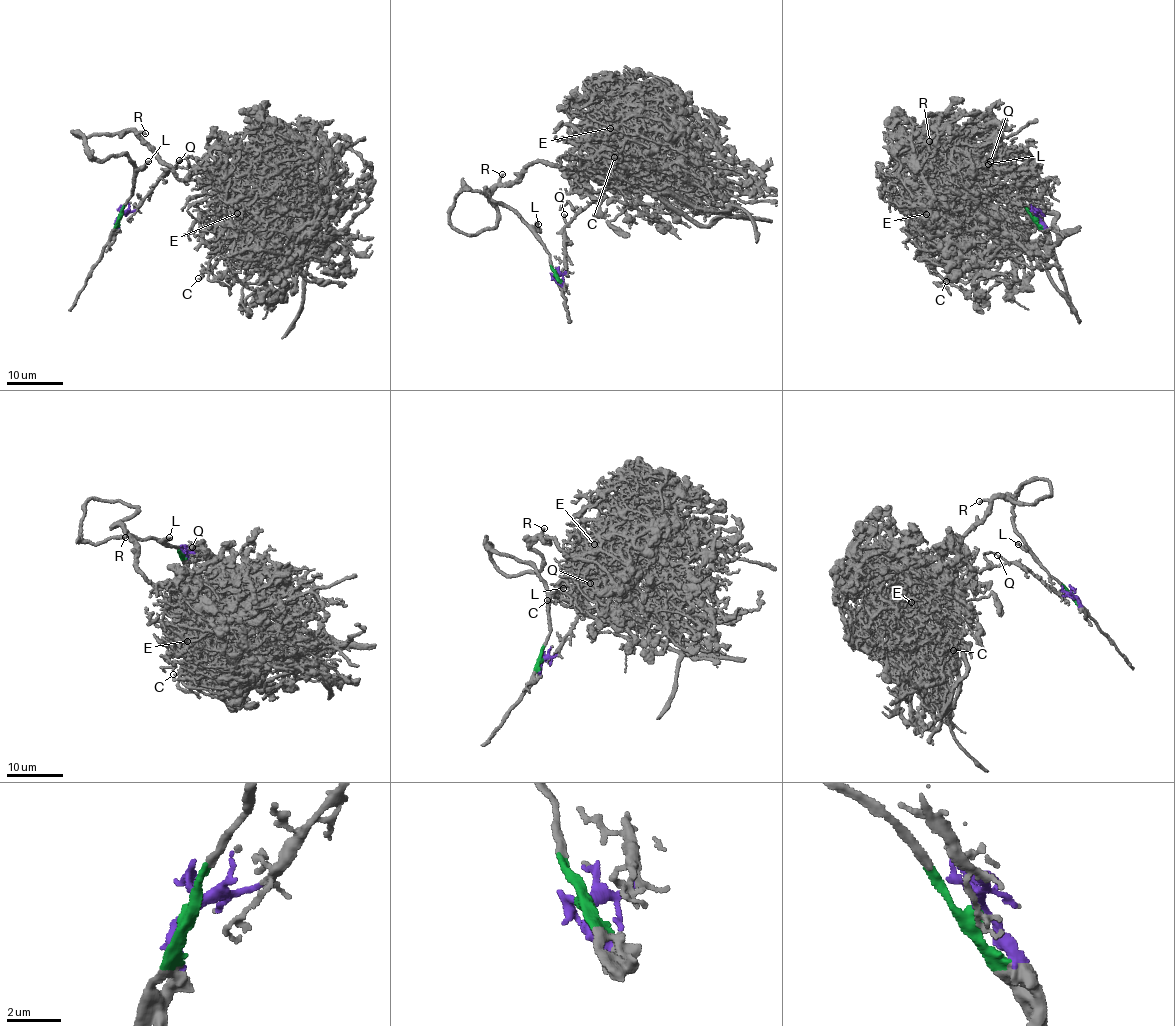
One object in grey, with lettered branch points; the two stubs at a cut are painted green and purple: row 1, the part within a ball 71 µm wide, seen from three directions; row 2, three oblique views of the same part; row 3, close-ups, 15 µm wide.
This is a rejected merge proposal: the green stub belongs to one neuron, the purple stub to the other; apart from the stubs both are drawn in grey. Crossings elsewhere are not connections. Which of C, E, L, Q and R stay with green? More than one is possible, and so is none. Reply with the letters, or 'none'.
L, R

